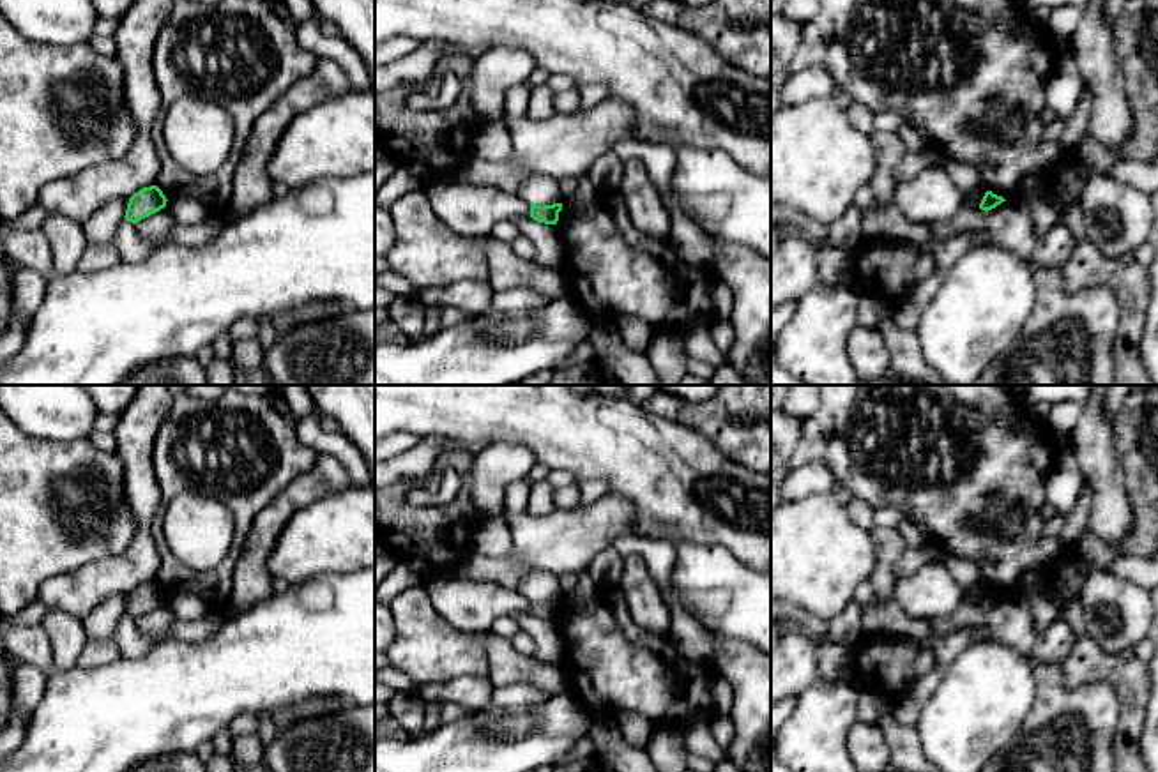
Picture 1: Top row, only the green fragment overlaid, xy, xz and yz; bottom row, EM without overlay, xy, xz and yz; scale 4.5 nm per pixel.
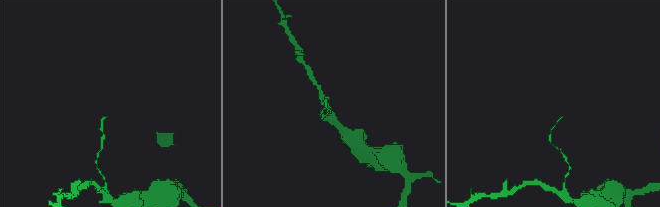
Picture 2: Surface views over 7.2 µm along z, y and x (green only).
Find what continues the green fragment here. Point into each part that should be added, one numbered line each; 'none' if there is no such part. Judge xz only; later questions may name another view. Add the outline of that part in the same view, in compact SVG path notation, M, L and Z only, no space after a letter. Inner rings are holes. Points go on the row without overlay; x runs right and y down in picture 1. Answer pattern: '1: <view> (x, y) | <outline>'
none

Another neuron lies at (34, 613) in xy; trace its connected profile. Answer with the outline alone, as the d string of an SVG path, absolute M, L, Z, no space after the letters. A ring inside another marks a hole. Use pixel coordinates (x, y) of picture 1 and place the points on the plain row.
M35 599L27 608L23 608L19 613L7 617L7 624L35 627L44 620L48 613L50 613L50 608L42 604L39 599Z

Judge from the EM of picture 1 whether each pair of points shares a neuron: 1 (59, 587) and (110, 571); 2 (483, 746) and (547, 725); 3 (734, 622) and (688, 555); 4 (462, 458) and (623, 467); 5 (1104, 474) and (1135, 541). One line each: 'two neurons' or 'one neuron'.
1: one neuron
2: one neuron
3: one neuron
4: two neurons
5: two neurons

